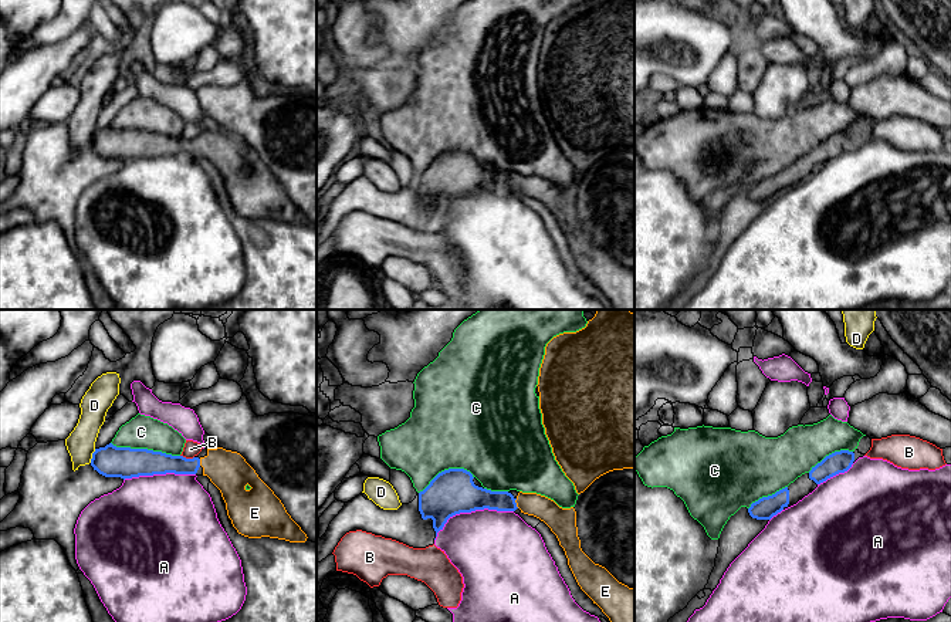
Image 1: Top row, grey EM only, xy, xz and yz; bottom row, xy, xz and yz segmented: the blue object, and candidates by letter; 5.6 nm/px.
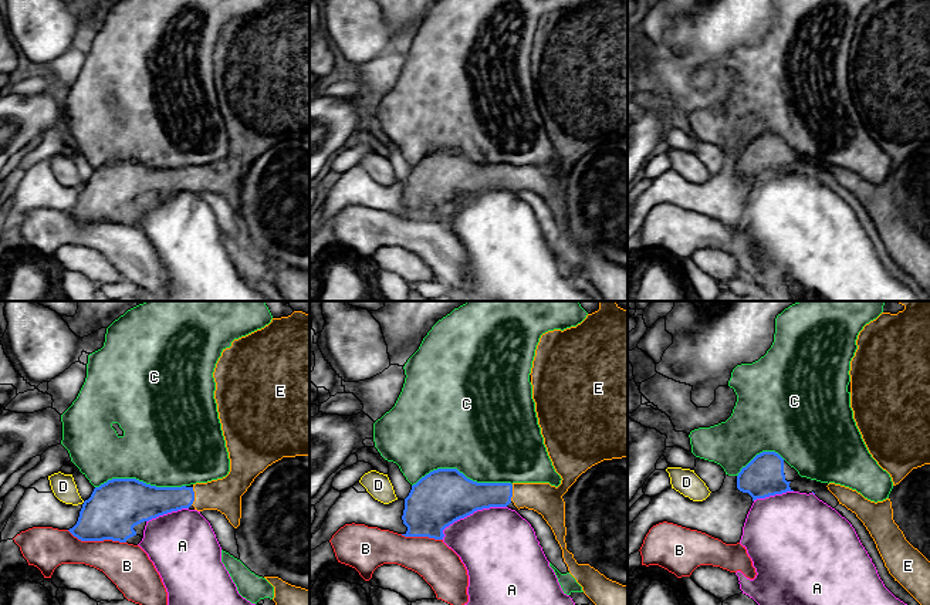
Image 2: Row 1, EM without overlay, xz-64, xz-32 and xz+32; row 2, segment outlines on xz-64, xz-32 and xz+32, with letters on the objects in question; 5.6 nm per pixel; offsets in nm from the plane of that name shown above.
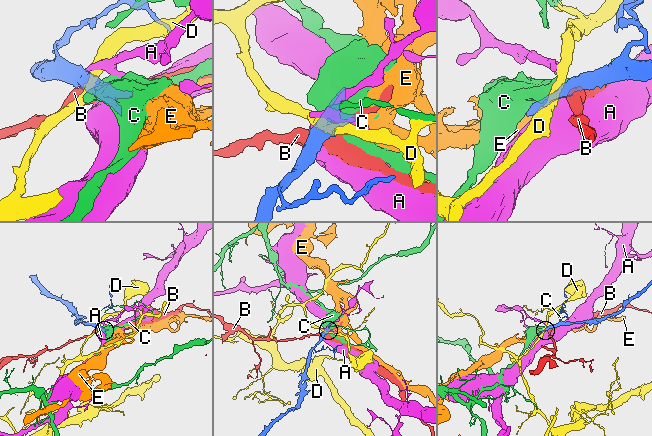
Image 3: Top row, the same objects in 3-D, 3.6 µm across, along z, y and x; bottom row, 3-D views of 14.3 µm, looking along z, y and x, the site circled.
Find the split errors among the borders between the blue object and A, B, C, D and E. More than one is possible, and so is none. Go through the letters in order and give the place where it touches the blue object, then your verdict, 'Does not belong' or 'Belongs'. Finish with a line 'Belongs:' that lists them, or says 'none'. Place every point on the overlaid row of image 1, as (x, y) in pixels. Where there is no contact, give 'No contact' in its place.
A: Touches blue at xz (470, 511). Does not belong
B: Touches blue at xy (188, 459). Does not belong
C: Touches blue at xy (145, 449). Does not belong
D: Touches blue at xy (92, 456). Does not belong
E: Touches blue at xz (515, 503). Belongs
Belongs: E

